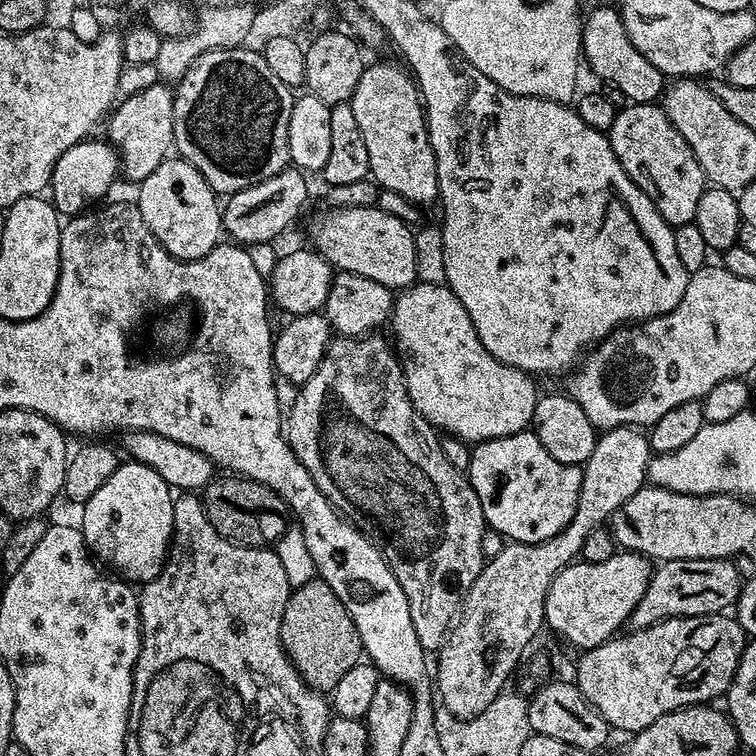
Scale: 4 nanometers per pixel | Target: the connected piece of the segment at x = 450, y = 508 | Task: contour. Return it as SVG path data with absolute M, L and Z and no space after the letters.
M337 335L329 344L322 362L318 362L318 370L306 378L306 382L299 385L296 401L286 412L286 439L294 450L296 457L306 466L310 478L326 494L328 501L338 509L343 516L347 516L353 524L362 532L368 533L376 541L392 573L398 578L398 586L406 593L406 602L410 602L410 618L414 622L414 630L418 630L418 642L422 642L425 653L436 654L444 647L448 640L448 633L452 631L454 621L457 619L460 607L464 604L466 594L470 586L474 586L474 578L484 568L486 557L482 554L482 538L486 531L484 515L482 514L482 502L478 502L478 494L474 494L472 483L468 481L463 471L455 469L450 464L446 454L443 453L441 437L437 429L432 427L425 416L419 416L416 408L410 402L410 394L406 390L404 381L404 369L398 359L397 353L384 340L379 340L379 335L366 336L342 336Z

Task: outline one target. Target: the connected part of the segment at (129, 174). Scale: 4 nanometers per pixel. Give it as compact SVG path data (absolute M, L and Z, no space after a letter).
M155 83L125 100L123 97L106 120L106 140L119 153L123 179L133 182L150 178L150 174L158 170L160 163L169 159L174 148L174 92L167 83Z

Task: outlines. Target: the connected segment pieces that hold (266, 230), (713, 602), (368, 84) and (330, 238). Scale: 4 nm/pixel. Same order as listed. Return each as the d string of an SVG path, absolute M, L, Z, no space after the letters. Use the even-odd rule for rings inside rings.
M289 166L274 174L274 178L266 178L266 182L231 193L222 204L223 231L241 246L273 243L275 236L282 235L299 218L308 200L308 180L299 168Z
M702 558L701 560L666 560L657 563L652 570L652 577L646 586L646 594L642 594L638 606L630 614L628 624L633 629L645 628L651 624L656 624L660 620L667 620L670 616L707 616L709 614L720 614L731 609L738 597L740 597L740 586L742 575L735 568L731 559L711 560Z
M369 63L362 78L358 78L350 103L358 130L362 130L362 138L366 141L366 154L370 154L371 179L381 189L423 206L431 200L433 203L440 195L436 159L430 146L420 90L415 79L396 64Z
M377 206L363 208L332 208L325 216L320 216L312 224L311 247L328 259L333 269L341 272L362 274L362 278L371 278L382 282L382 286L393 290L403 290L417 283L416 276L416 240L412 237L413 229L404 220Z

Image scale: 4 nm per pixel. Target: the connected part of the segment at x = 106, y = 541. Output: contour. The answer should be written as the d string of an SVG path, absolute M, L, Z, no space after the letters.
M121 463L82 506L84 517L78 521L78 527L84 534L88 551L97 561L113 564L125 581L153 580L168 559L174 526L173 499L173 489L168 487L162 474L150 470L150 466Z

